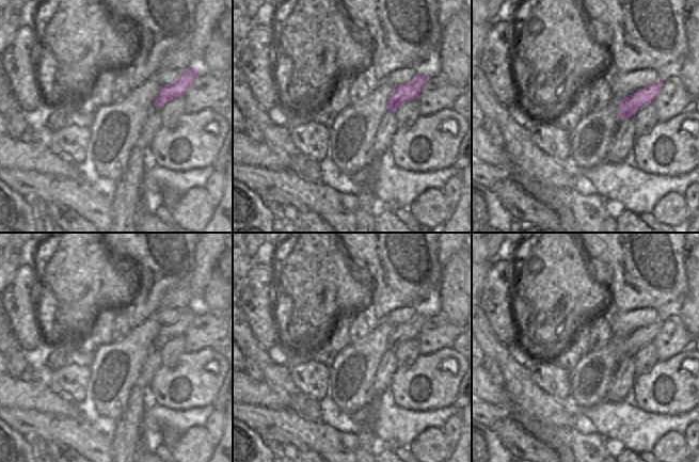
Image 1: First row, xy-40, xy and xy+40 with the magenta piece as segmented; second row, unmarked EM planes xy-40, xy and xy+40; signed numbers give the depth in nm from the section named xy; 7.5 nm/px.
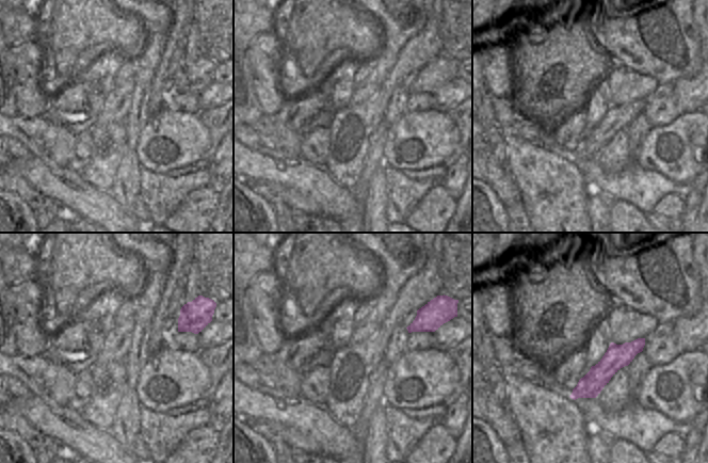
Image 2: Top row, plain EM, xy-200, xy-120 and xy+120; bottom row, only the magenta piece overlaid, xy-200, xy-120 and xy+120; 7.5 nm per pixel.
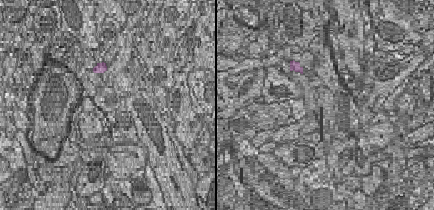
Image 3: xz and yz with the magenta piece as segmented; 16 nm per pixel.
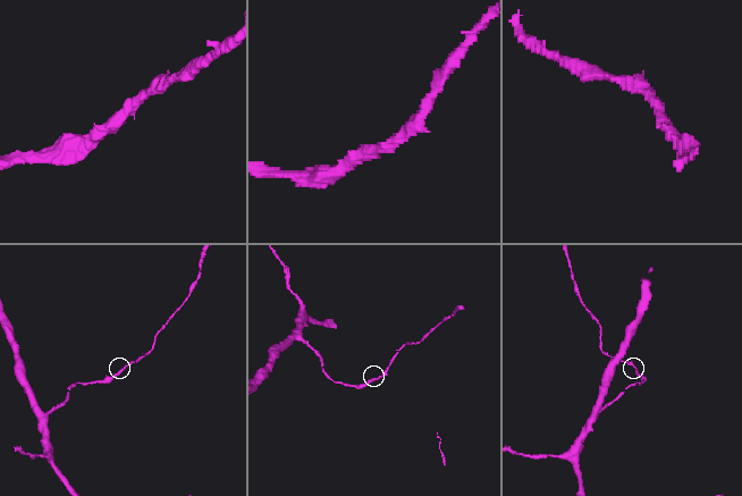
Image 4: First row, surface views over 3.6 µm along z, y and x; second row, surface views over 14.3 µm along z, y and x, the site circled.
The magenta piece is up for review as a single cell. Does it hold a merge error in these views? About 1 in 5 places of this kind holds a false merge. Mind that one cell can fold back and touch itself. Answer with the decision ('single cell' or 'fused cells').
single cell

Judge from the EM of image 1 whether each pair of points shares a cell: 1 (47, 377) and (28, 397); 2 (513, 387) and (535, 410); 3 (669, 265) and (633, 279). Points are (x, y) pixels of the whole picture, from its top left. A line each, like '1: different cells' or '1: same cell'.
1: different cells
2: same cell
3: same cell

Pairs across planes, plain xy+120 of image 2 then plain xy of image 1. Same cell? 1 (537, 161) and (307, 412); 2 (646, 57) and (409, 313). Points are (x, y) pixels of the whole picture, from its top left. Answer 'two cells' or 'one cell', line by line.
1: one cell
2: two cells

